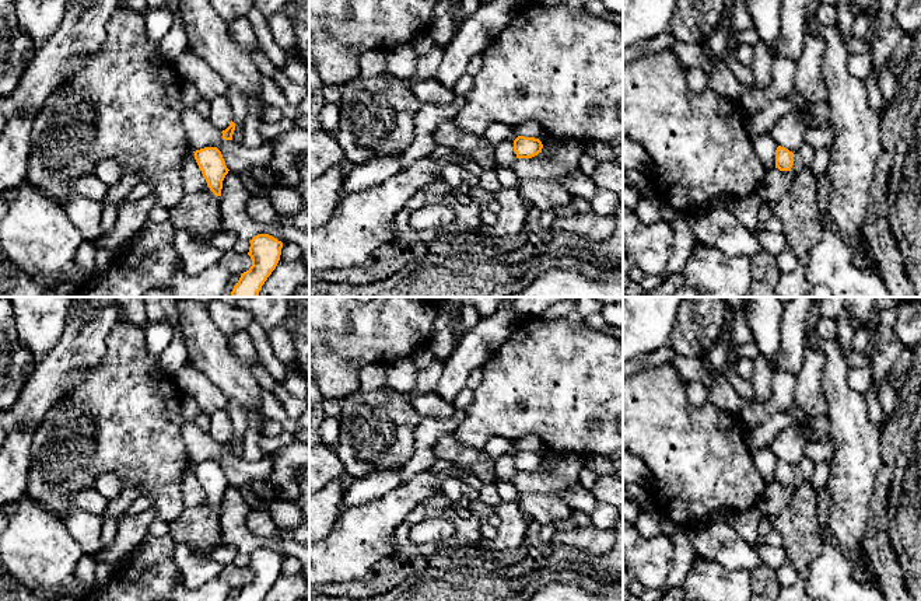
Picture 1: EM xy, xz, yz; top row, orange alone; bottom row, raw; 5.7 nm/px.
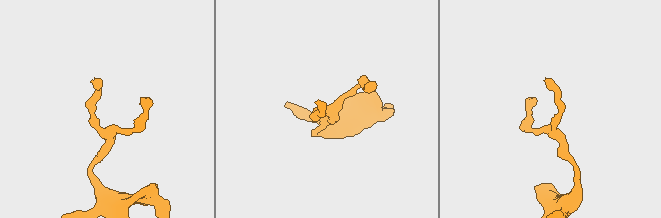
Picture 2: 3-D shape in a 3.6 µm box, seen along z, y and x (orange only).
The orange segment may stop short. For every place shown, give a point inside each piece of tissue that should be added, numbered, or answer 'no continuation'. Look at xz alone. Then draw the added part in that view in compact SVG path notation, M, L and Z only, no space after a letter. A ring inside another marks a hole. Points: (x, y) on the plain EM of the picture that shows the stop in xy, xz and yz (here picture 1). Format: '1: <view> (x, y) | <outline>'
no continuation

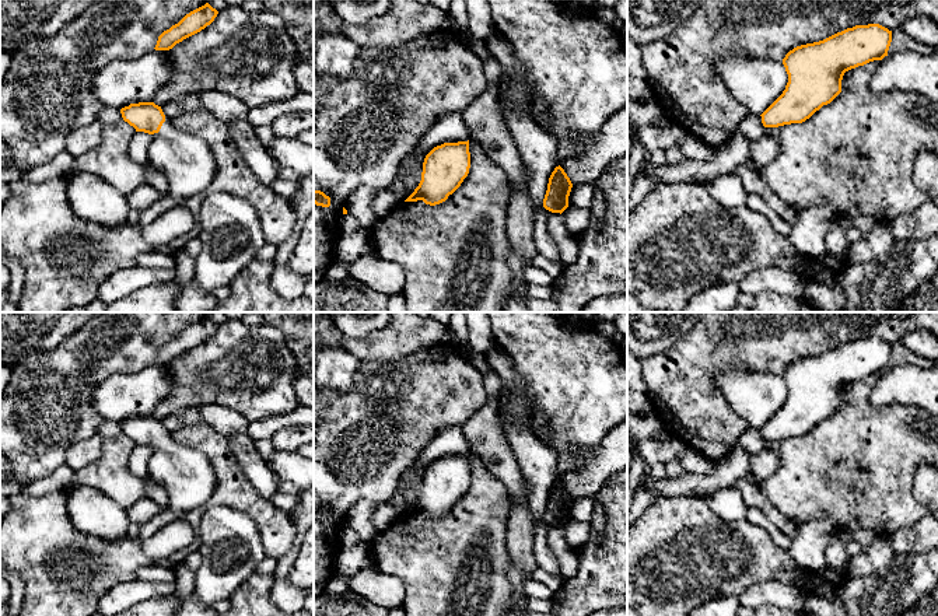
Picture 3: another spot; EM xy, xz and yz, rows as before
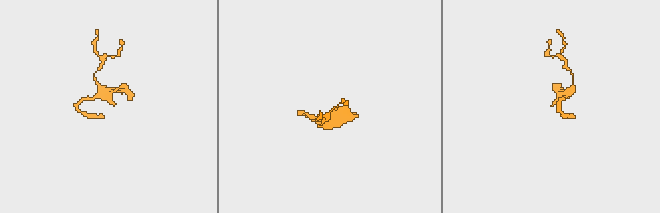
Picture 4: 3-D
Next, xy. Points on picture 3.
1: xy (186, 475) | M165 431L160 445L151 448L147 475L161 484L168 494L168 507L161 508L161 511L169 510L175 517L206 507L217 487L217 475L210 461L199 449L176 442L168 431Z

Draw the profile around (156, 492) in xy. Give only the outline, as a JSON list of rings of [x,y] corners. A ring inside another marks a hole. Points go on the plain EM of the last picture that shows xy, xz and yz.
[[[148,475],[146,479],[146,493],[160,508],[168,507],[168,494],[161,484],[153,480]]]

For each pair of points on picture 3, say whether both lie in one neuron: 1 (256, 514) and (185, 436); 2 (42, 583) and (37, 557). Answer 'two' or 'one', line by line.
1: one
2: one

